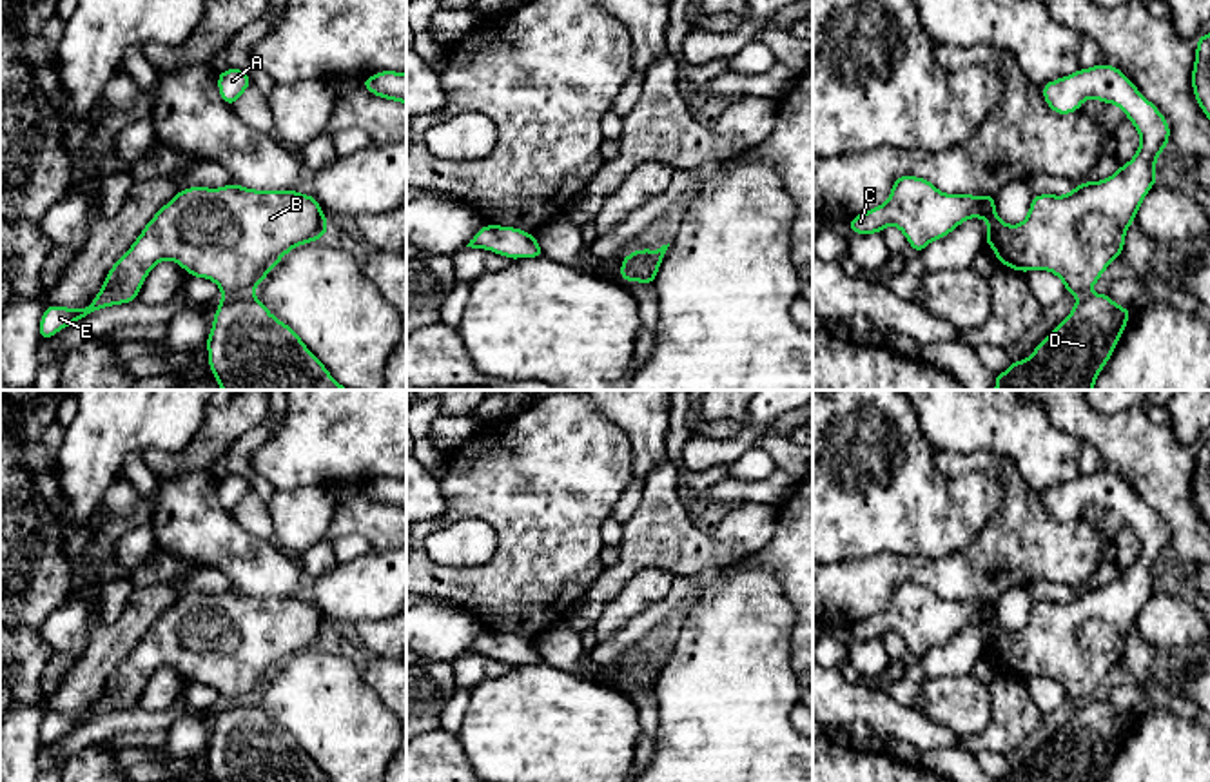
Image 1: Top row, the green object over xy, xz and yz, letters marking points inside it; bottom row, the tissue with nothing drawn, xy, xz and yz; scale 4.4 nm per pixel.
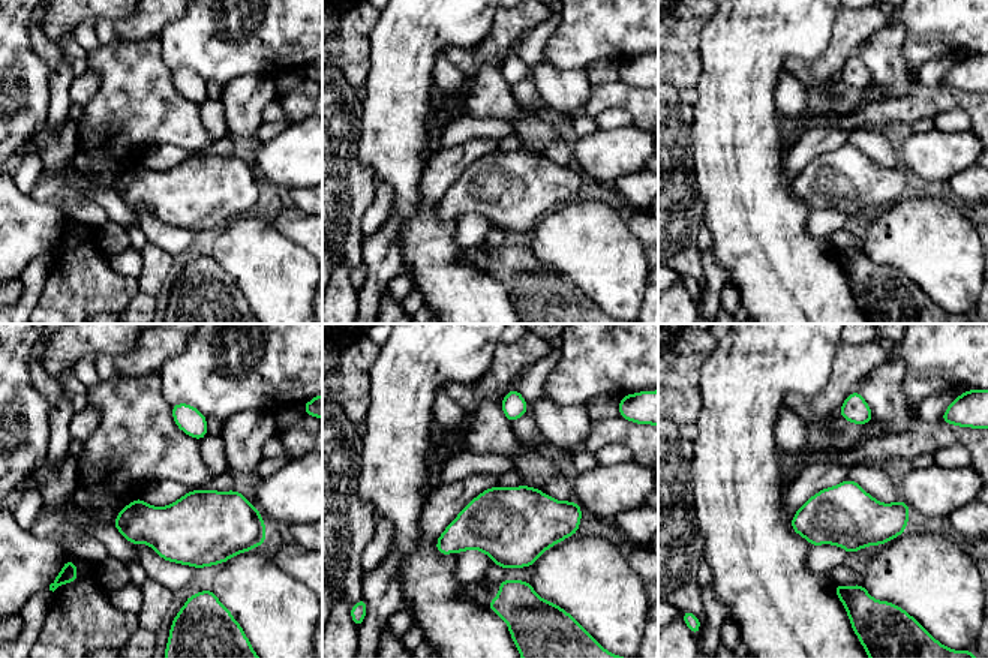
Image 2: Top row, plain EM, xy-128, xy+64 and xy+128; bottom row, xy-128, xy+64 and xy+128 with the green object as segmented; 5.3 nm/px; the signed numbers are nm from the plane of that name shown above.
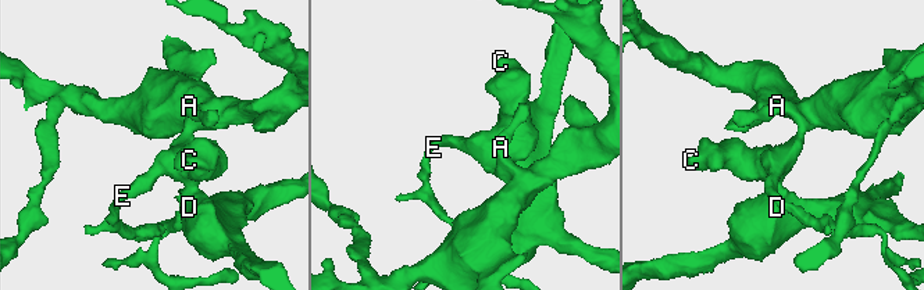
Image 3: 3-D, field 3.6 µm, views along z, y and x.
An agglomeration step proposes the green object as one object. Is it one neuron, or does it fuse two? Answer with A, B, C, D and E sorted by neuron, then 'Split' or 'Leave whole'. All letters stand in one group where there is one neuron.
Groups: A B C E / D. Split

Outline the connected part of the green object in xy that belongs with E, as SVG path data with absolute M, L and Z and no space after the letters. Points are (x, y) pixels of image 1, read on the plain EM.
M230 590L220 595L180 597L145 631L131 655L111 673L98 702L85 715L49 711L40 726L40 748L111 711L132 709L149 679L163 666L176 668L192 684L214 688L223 702L252 700L292 655L325 644L328 626L316 602L299 597L254 597Z

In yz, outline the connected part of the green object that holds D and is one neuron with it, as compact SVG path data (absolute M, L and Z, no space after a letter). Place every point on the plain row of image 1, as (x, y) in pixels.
M1083 700L1070 720L1025 767L1012 767L1007 778L994 782L1099 782L1119 749L1128 724L1130 715L1116 711L1108 700Z

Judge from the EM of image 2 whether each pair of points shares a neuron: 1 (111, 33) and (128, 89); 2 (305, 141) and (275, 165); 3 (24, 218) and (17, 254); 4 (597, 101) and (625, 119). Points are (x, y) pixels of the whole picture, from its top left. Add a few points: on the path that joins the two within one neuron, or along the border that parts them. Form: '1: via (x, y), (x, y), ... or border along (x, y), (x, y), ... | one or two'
1: border along (147, 38), (101, 45) | two
2: via (297, 149), (282, 164) | one
3: via (21, 227), (17, 231), (17, 245) | one
4: border along (604, 108), (624, 108), (633, 122) | two

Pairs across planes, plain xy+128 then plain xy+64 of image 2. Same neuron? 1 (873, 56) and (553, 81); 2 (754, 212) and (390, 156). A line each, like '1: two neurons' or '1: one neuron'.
1: one neuron
2: one neuron

